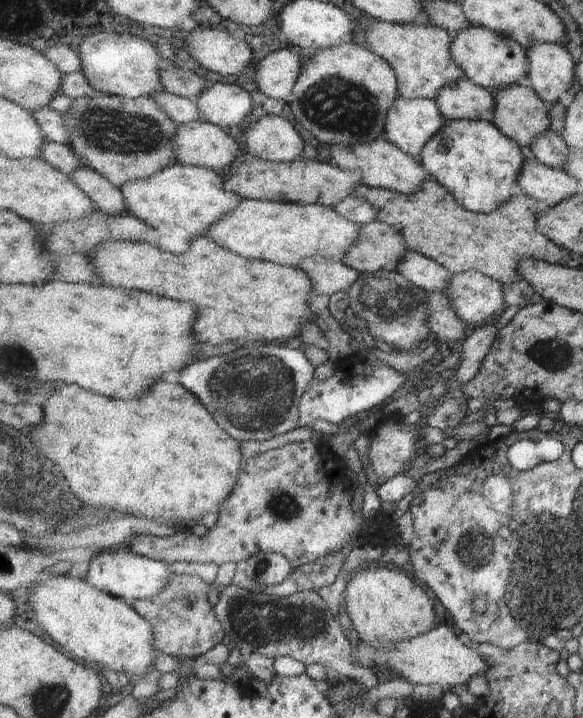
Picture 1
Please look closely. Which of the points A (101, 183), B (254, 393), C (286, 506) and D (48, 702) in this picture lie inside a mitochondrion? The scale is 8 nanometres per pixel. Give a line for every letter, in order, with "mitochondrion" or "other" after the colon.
A: other
B: mitochondrion
C: mitochondrion
D: mitochondrion

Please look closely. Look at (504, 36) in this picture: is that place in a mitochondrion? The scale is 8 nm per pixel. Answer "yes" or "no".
no

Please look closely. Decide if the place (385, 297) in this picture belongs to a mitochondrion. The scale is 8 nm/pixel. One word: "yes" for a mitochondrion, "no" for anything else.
yes

